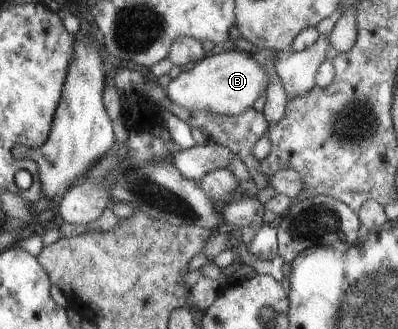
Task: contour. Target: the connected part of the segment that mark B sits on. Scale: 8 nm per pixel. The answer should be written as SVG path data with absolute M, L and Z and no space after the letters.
M234 49L220 54L208 53L192 70L180 72L168 84L168 100L191 112L212 112L222 115L238 115L253 107L256 98L267 89L268 74L256 63L252 54Z

